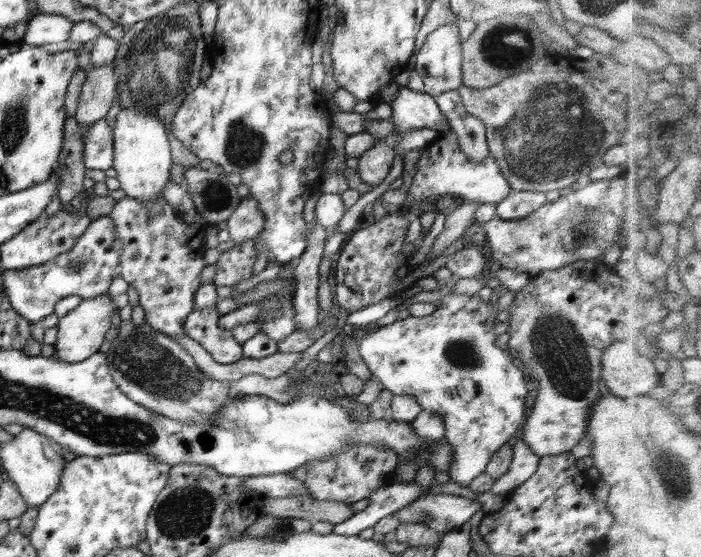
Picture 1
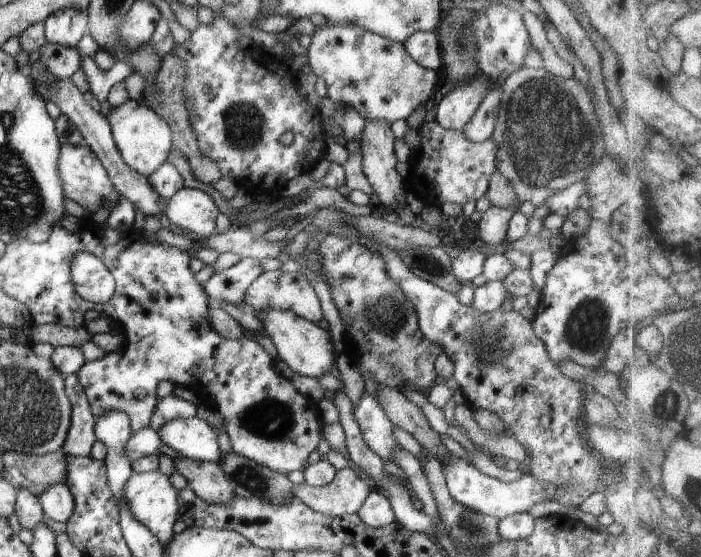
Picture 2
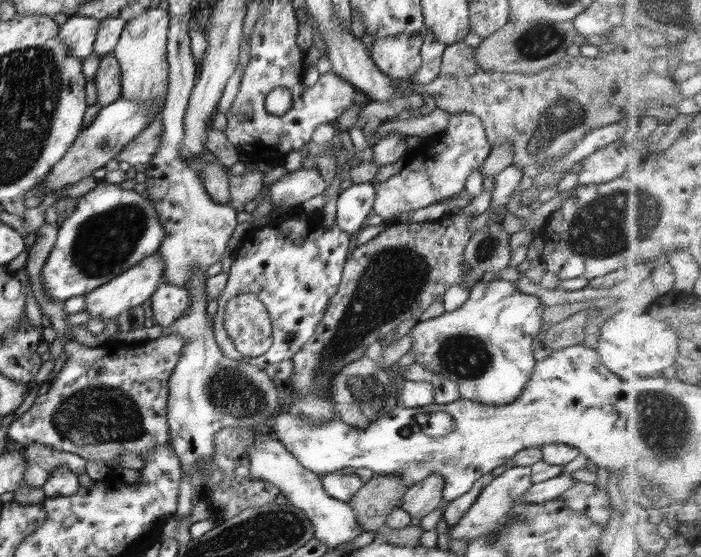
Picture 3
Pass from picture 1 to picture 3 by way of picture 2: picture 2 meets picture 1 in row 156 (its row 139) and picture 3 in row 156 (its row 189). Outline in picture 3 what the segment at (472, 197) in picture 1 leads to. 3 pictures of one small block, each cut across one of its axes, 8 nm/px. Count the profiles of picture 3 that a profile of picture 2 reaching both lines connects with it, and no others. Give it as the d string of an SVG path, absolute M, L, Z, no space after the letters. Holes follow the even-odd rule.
M472 114L452 115L447 126L442 133L430 137L427 147L409 156L404 168L396 176L374 185L376 198L372 214L380 215L388 223L388 219L398 213L410 213L464 195L466 178L472 174L472 168L478 168L489 158L492 147L488 143L482 122Z

